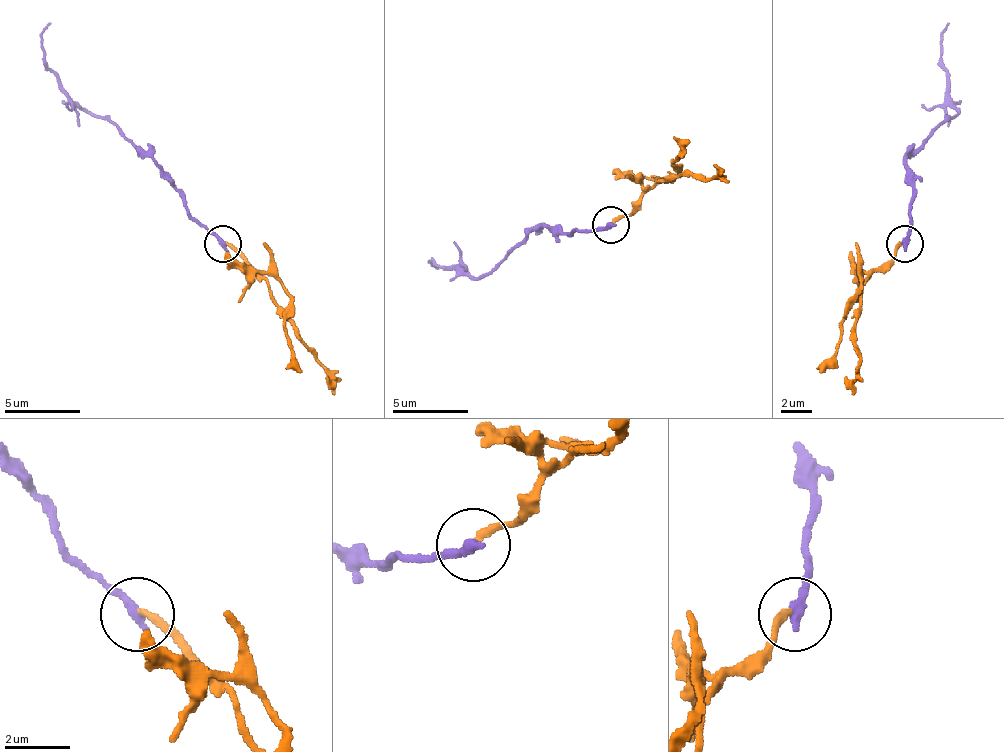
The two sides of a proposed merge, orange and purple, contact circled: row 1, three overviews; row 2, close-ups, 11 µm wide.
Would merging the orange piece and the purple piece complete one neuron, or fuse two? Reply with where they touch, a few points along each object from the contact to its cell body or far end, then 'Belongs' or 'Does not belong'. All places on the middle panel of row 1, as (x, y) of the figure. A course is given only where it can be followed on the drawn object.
Place: (611, 225). Course of orange: (610, 224), (655, 182), (685, 175), (708, 178), (723, 171). Course of purple: (610, 224), (576, 231), (542, 227), (489, 273), (466, 276), (428, 261), (440, 269). Belongs

